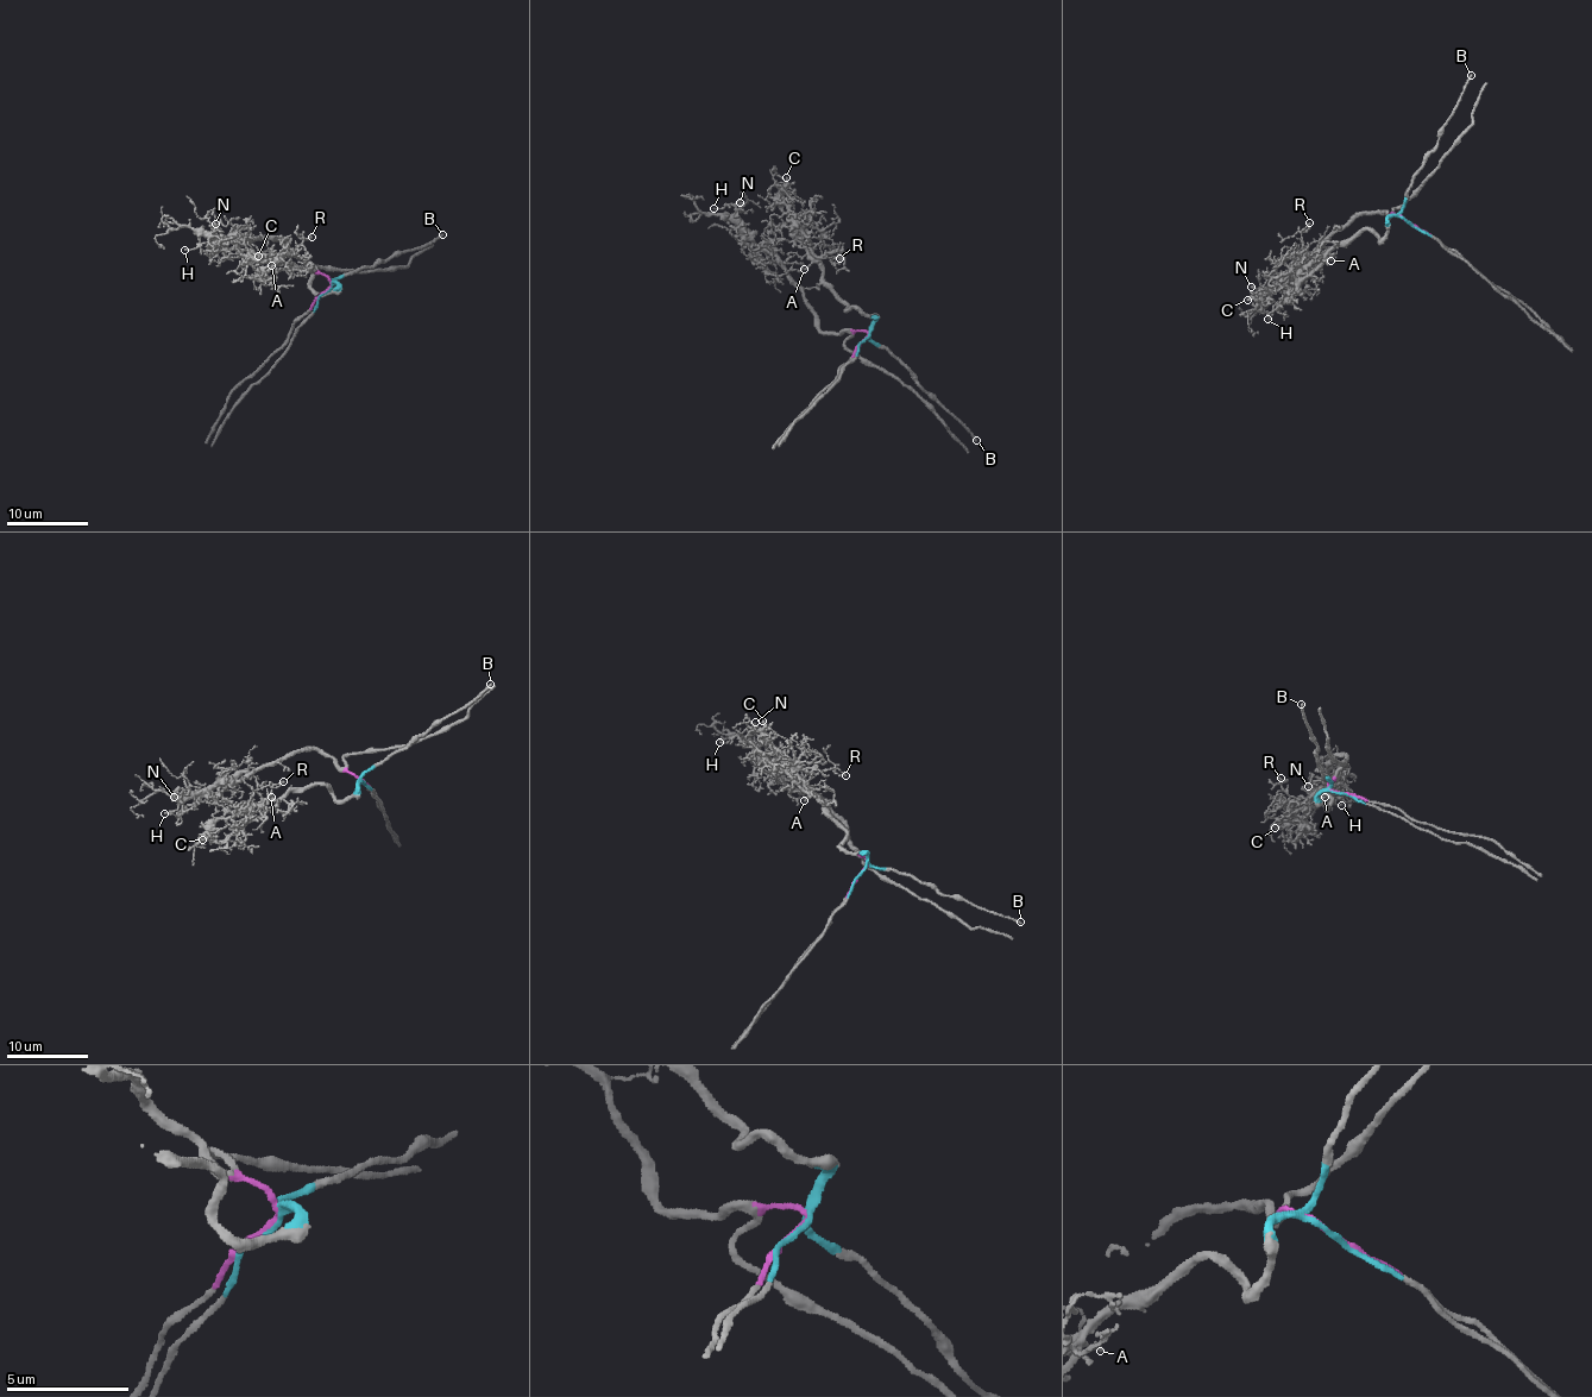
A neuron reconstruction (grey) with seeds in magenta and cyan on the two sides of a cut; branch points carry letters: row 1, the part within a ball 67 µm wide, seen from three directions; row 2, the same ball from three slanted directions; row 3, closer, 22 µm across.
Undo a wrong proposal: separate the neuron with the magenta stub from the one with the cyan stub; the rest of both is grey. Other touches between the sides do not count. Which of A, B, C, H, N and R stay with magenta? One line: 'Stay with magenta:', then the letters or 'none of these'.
Stay with magenta: H, N

